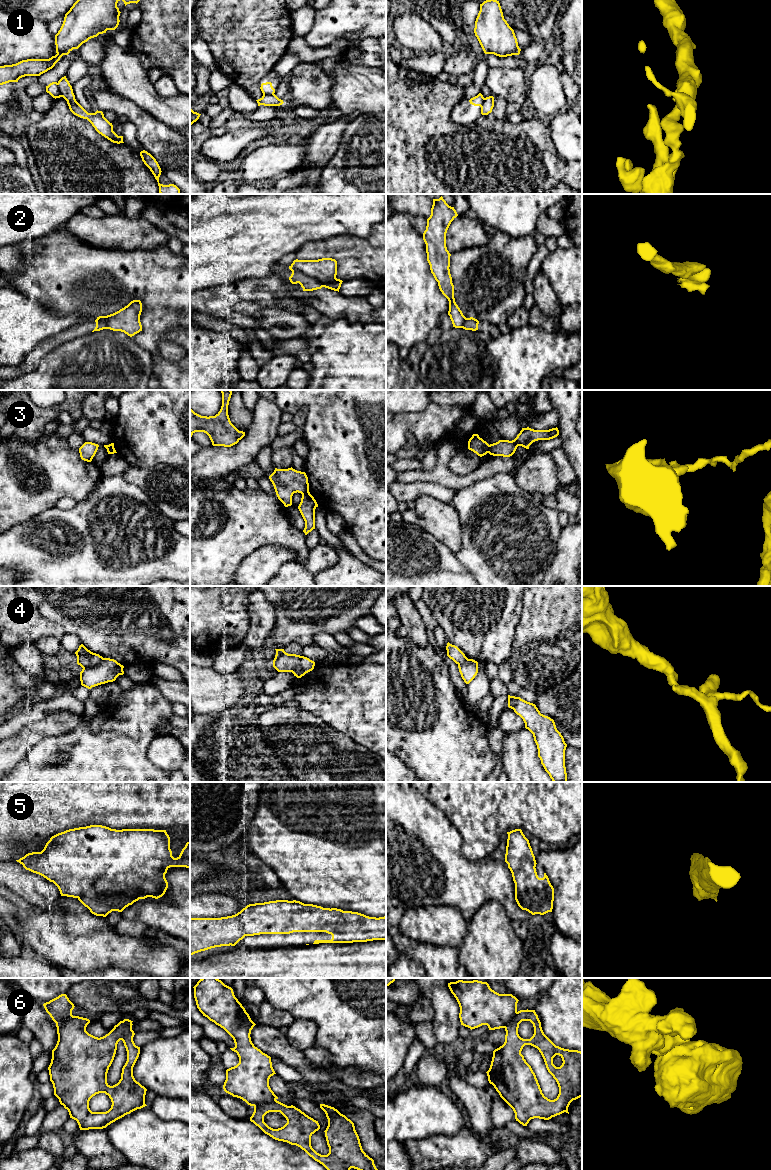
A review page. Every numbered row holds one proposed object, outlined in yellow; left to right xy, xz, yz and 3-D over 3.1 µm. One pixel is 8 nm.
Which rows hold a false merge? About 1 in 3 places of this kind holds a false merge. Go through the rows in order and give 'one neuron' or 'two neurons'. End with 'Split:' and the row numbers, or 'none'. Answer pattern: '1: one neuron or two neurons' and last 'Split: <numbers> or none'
1: two neurons
2: two neurons
3: two neurons
4: two neurons
5: one neuron
6: two neurons
Split: 1, 2, 3, 4, 6

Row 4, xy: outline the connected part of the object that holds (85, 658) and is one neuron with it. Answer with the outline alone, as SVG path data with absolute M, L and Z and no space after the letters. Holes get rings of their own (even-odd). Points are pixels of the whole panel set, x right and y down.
M81 644L75 652L77 656L77 664L82 668L94 667L102 662L104 659L99 654L93 653Z

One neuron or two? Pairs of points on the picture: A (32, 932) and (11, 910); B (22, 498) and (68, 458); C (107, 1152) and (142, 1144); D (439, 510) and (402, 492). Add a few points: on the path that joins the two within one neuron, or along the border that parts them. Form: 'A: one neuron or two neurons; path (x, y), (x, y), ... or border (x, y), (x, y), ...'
A: two neurons; border (21, 911), (18, 916), (10, 919)
B: one neuron; path (37, 495), (51, 489), (53, 473)
C: two neurons; border (106, 1129), (109, 1141), (126, 1159)
D: two neurons; border (439, 500), (430, 496), (420, 495), (414, 501)

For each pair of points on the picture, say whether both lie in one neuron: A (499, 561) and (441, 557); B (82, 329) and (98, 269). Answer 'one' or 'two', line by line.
A: two
B: two

